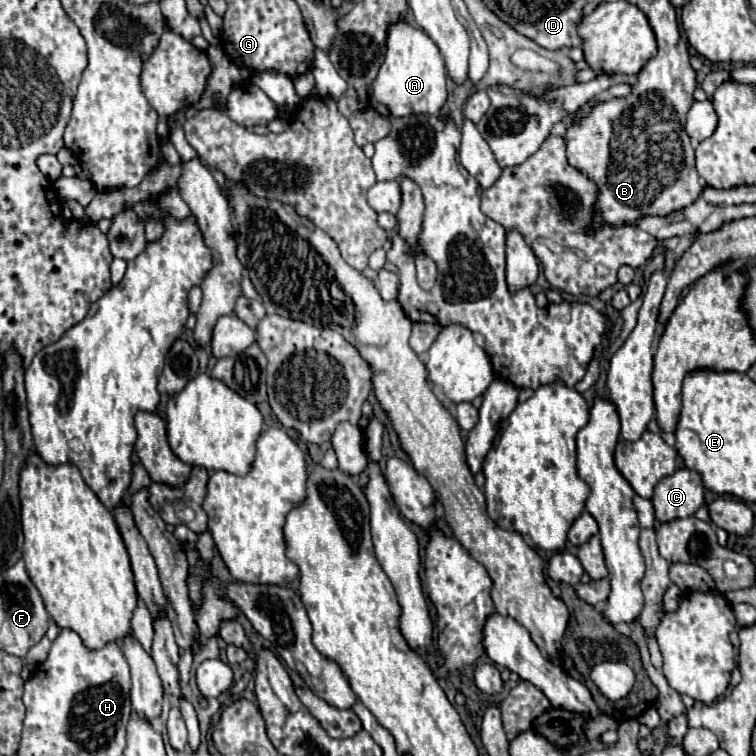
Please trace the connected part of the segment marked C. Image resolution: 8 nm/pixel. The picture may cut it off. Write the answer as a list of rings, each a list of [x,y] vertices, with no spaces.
[[[680,468],[672,476],[662,478],[654,488],[652,504],[658,522],[672,522],[692,516],[704,504],[704,484],[700,474]]]

